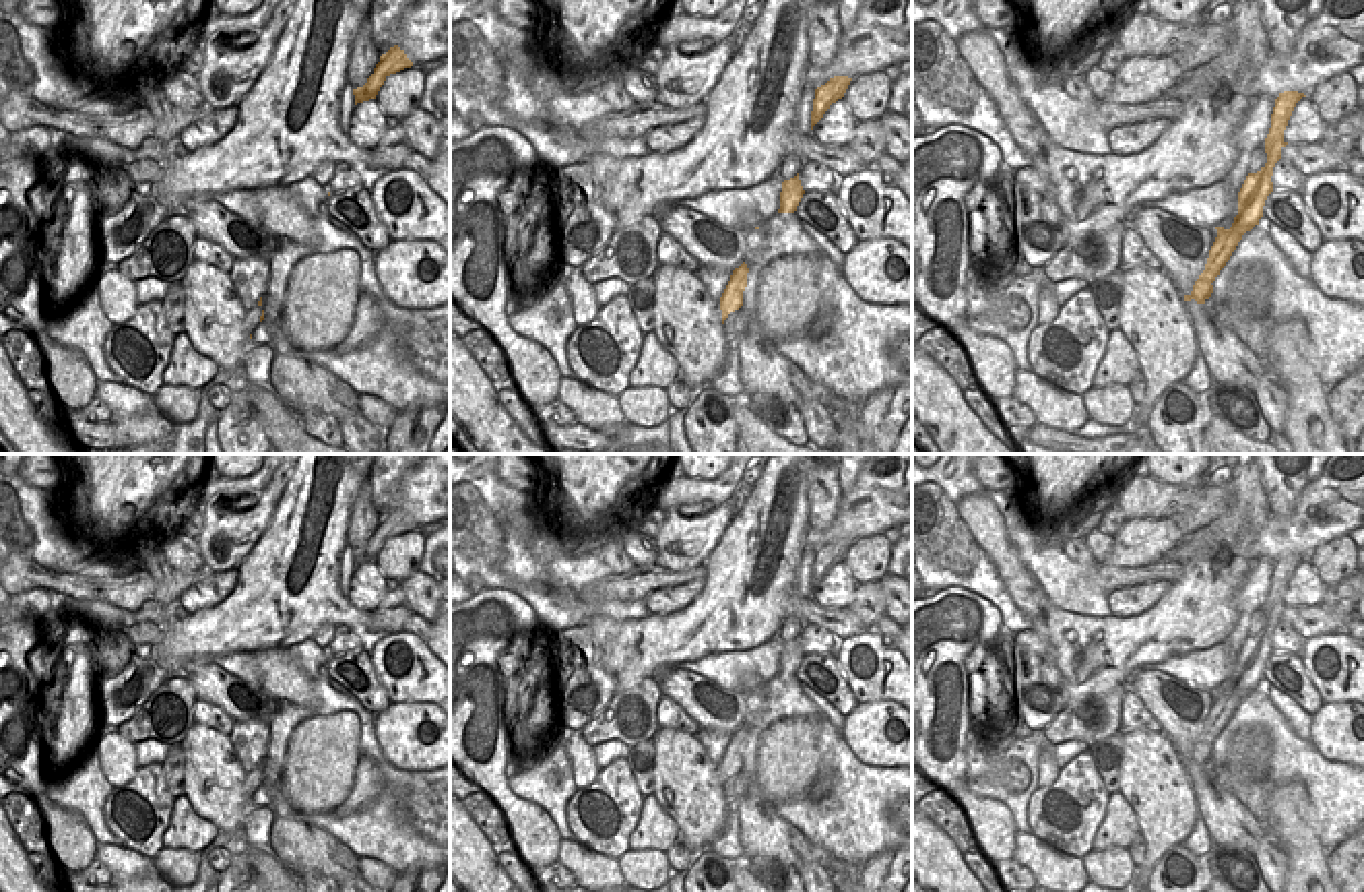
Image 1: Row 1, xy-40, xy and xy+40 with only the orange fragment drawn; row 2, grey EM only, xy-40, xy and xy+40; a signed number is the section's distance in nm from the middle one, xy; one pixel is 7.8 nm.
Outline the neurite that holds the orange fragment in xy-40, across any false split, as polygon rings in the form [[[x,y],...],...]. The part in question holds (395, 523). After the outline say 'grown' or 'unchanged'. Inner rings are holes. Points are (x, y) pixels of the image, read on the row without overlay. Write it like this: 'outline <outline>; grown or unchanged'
outline [[[398,508],[390,510],[386,516],[380,518],[380,524],[376,527],[374,537],[367,541],[367,545],[353,551],[355,568],[376,562],[380,549],[390,537],[396,537],[411,529],[413,524],[407,520],[404,512],[400,512]]]; unchanged

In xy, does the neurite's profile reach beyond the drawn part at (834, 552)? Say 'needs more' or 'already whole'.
already whole

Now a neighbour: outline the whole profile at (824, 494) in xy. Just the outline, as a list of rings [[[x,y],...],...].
[[[803,454],[809,479],[809,529],[825,531],[840,508],[838,467],[842,454]]]

